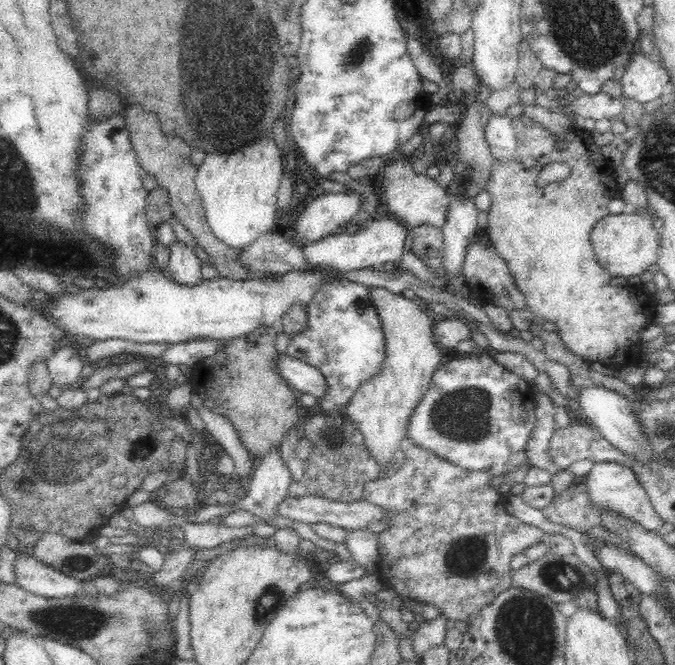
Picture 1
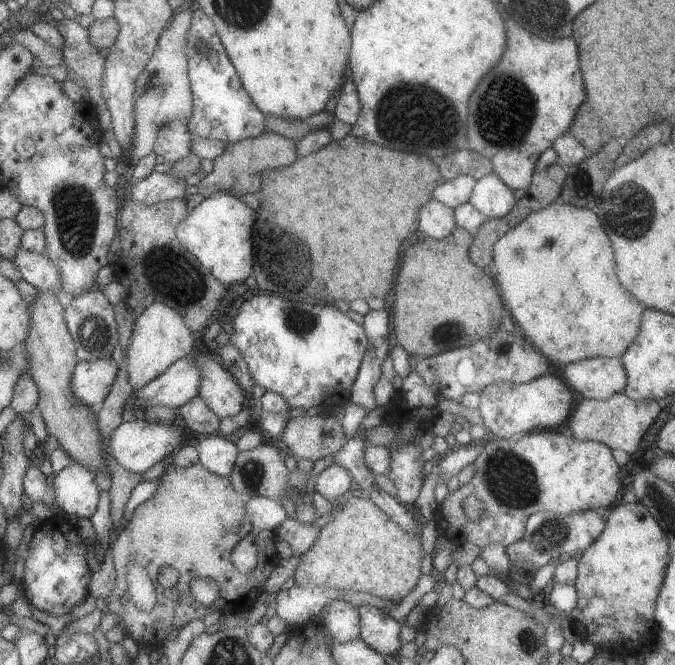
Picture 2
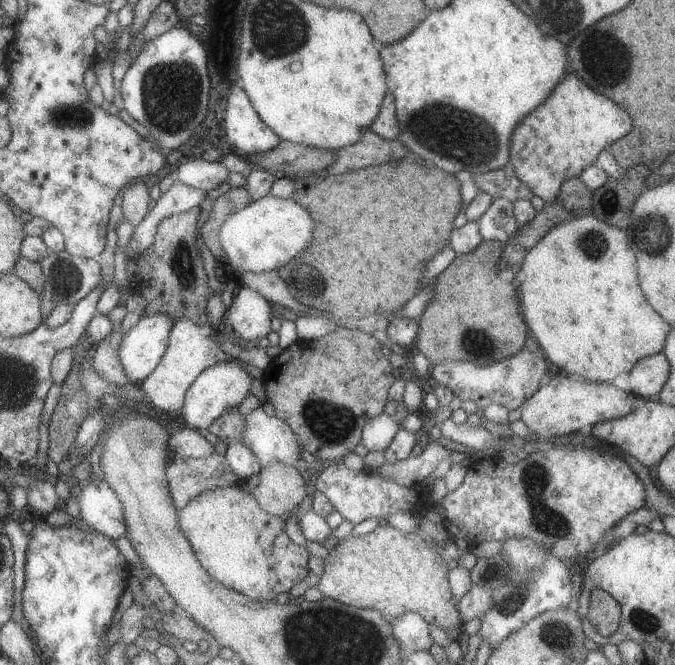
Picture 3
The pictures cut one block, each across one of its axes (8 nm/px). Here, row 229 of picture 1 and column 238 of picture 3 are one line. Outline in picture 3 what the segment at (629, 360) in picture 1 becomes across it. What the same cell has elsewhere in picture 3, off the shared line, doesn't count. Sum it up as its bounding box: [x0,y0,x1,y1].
[177,485,309,601]

